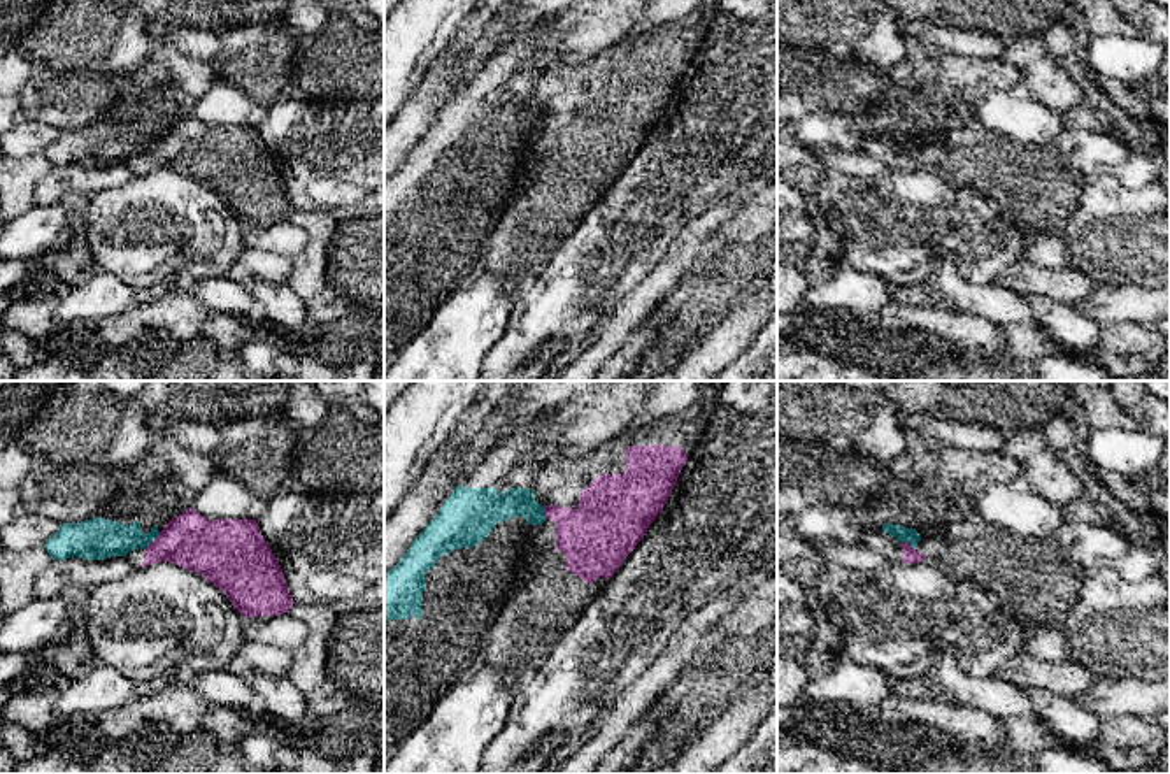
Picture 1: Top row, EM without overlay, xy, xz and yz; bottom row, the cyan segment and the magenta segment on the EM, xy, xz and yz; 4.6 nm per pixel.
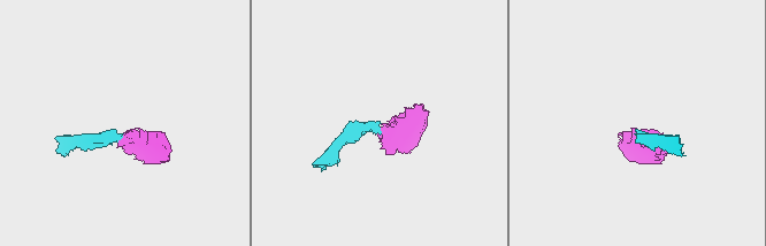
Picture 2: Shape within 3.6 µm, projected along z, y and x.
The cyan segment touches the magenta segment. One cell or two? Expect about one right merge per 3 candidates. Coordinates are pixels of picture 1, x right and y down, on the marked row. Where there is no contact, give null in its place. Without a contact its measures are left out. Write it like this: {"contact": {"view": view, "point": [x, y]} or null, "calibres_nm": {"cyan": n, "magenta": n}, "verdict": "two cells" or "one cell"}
{"contact": {"view": "xy", "point": [151, 541]}, "calibres_nm": {"cyan": 190, "magenta": 260}, "verdict": "two cells"}

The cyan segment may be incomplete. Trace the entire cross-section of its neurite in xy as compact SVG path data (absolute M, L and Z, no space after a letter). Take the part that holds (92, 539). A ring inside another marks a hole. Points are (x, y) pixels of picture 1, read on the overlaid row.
M137 507L96 509L91 520L61 520L58 532L44 544L53 560L77 556L105 560L126 556L147 548L158 537L158 527L146 520Z

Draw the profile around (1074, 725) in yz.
M1045 688L1024 690L1037 720L1072 749L1091 749L1098 744L1102 718L1079 706L1074 699L1059 697Z

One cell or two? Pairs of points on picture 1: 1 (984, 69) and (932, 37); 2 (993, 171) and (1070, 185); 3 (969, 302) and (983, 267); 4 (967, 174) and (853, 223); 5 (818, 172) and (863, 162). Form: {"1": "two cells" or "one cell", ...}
{"1": "two cells", "2": "one cell", "3": "two cells", "4": "two cells", "5": "one cell"}

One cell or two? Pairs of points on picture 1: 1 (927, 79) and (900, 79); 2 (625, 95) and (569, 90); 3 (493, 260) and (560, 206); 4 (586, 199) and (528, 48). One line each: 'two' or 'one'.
1: one
2: one
3: one
4: two

